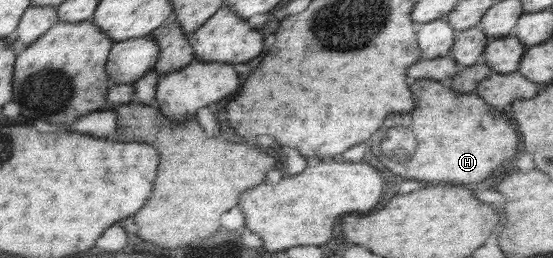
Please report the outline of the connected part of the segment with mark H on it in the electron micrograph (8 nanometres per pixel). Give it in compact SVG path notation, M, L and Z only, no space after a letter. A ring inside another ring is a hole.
M419 79L411 85L417 109L411 113L411 123L405 125L413 139L417 141L415 153L411 151L409 159L405 161L391 161L385 167L391 169L395 175L405 179L417 179L417 181L429 181L429 183L453 183L453 185L465 185L465 183L479 183L489 177L493 169L497 169L503 161L513 159L517 153L517 131L509 125L509 121L501 115L497 115L496 108L491 109L482 97L475 93L459 93L449 87L447 82L438 82L431 79Z

